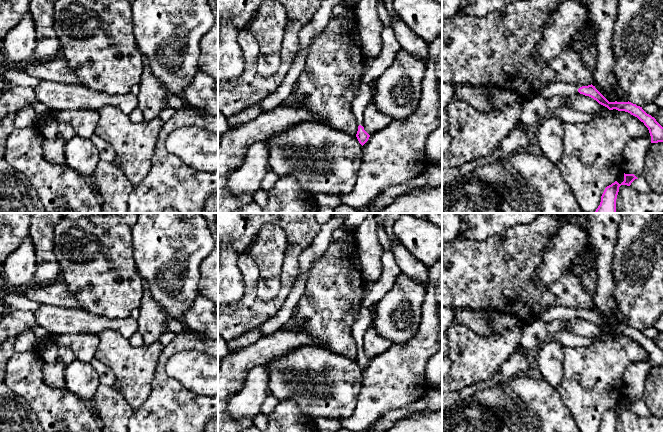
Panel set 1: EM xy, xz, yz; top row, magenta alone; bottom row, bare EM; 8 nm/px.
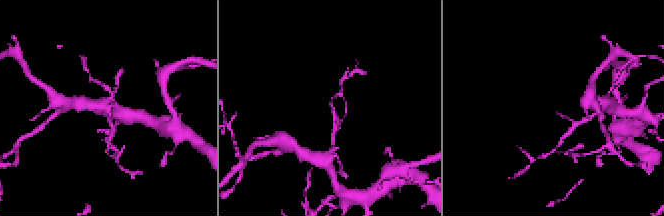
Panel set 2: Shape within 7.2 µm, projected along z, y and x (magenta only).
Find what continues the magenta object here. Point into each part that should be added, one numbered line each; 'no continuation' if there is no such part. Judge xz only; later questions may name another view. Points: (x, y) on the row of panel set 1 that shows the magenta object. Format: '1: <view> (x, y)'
1: xz (364, 96)

